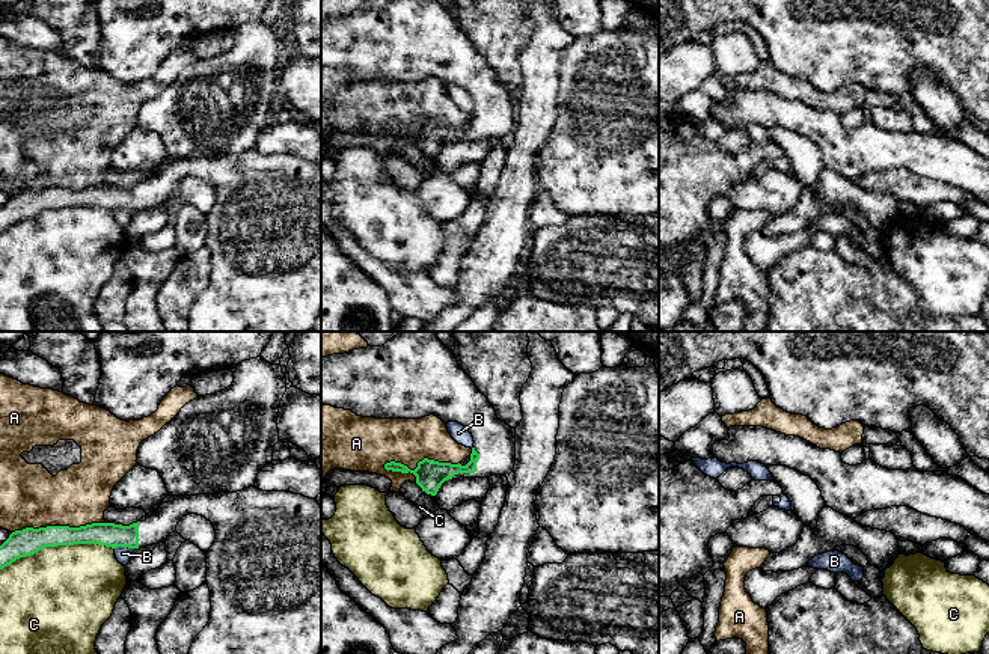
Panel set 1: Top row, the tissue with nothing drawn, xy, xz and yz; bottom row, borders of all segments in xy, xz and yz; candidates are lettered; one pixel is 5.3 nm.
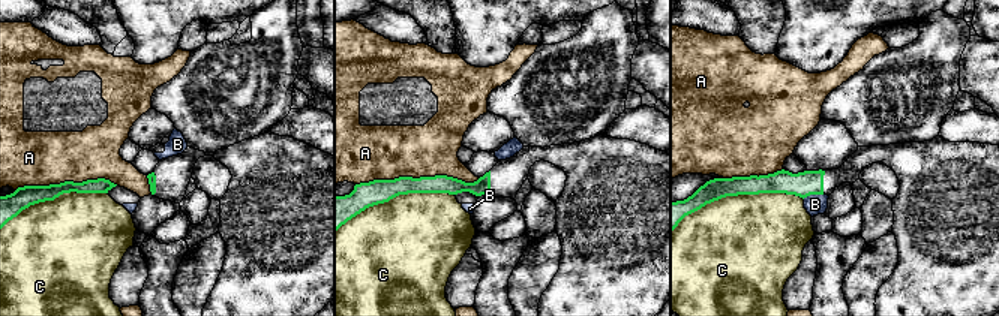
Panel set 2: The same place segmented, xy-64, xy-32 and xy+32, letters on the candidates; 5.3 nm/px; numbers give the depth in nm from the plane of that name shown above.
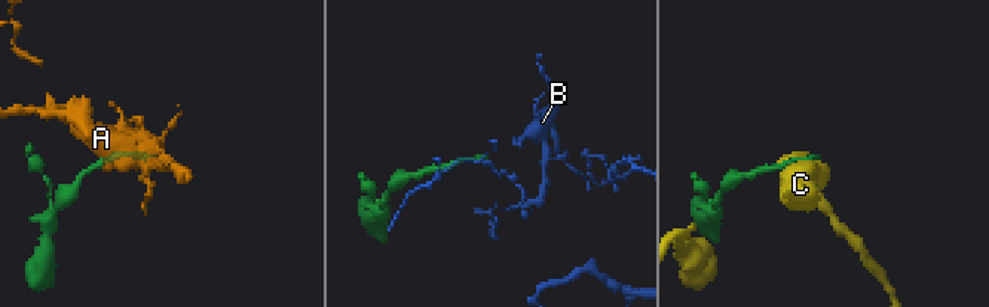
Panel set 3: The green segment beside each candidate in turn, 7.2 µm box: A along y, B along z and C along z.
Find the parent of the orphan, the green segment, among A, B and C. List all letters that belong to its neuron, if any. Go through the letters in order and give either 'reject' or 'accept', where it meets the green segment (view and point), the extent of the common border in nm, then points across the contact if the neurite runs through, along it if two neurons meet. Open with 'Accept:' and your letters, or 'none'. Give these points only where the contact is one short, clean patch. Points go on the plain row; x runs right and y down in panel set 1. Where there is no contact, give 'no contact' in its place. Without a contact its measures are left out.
Accept: none
A: reject; contact xz (419, 124); length 400 nm
B: reject; contact xy (124, 208); length 110 nm
C: reject; contact xy (56, 208); length 600 nm

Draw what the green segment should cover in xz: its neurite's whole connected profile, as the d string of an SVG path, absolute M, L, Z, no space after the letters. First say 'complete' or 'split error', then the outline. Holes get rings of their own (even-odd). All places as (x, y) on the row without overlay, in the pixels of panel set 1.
split error; M392 0L381 9L366 9L321 21L321 66L351 72L362 80L421 81L430 77L445 86L458 84L473 99L470 124L466 128L424 121L415 133L401 125L384 131L413 136L427 157L436 158L448 142L510 139L516 127L516 101L511 89L499 83L493 68L461 32L455 18L439 0Z

